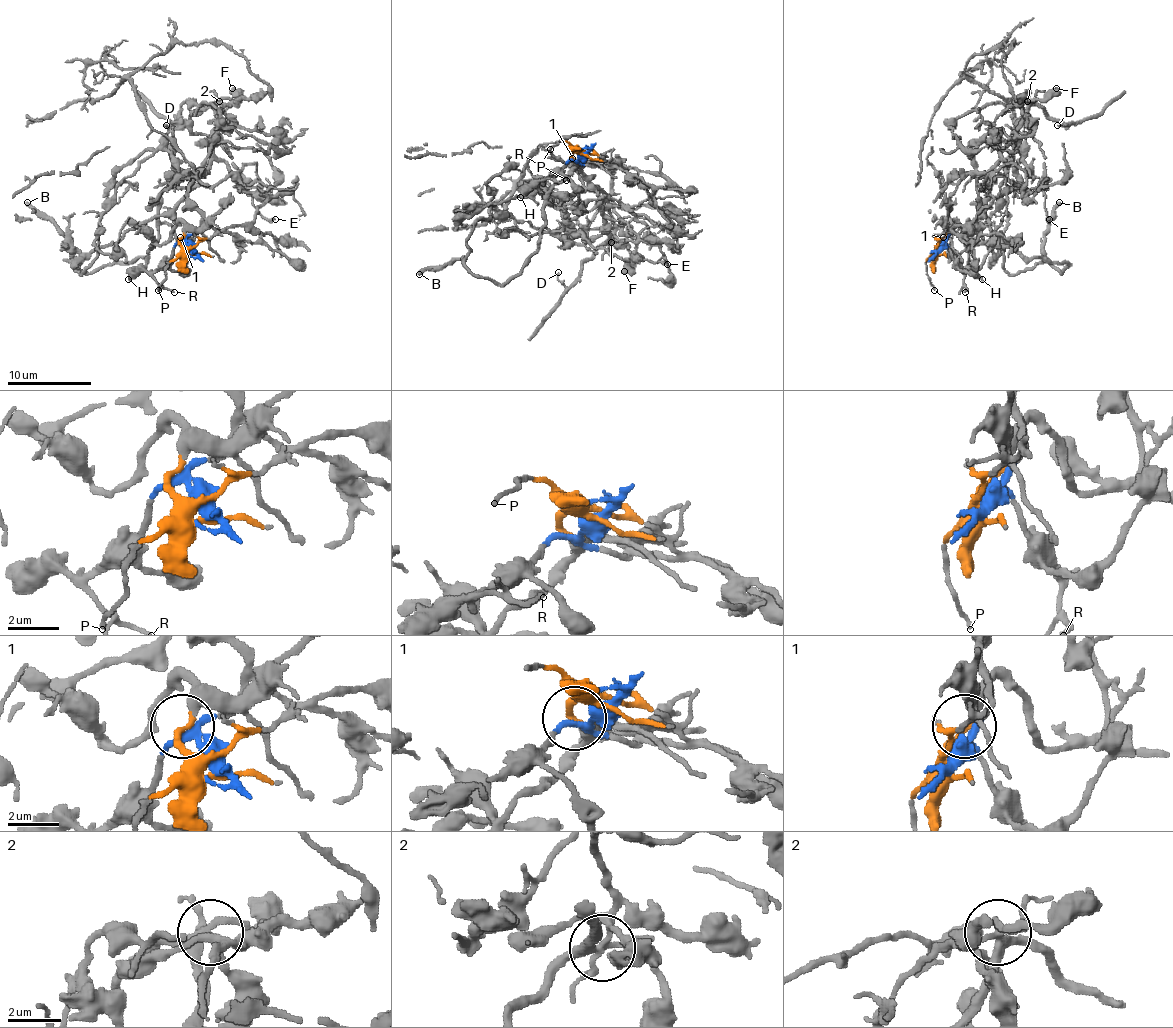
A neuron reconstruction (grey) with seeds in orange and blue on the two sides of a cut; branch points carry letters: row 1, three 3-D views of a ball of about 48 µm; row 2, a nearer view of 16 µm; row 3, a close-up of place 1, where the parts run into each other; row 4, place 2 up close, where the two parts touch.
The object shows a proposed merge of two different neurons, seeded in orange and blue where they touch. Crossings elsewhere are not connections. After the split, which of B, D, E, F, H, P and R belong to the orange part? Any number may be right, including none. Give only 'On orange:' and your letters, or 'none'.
On orange: B, P

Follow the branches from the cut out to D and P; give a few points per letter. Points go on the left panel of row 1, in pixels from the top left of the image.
D: (189, 252), (187, 237), (202, 218), (189, 185), (206, 172), (216, 115), (202, 105), (185, 124), (166, 126)
P: (189, 252), (183, 252), (168, 265), (166, 280), (157, 290)

